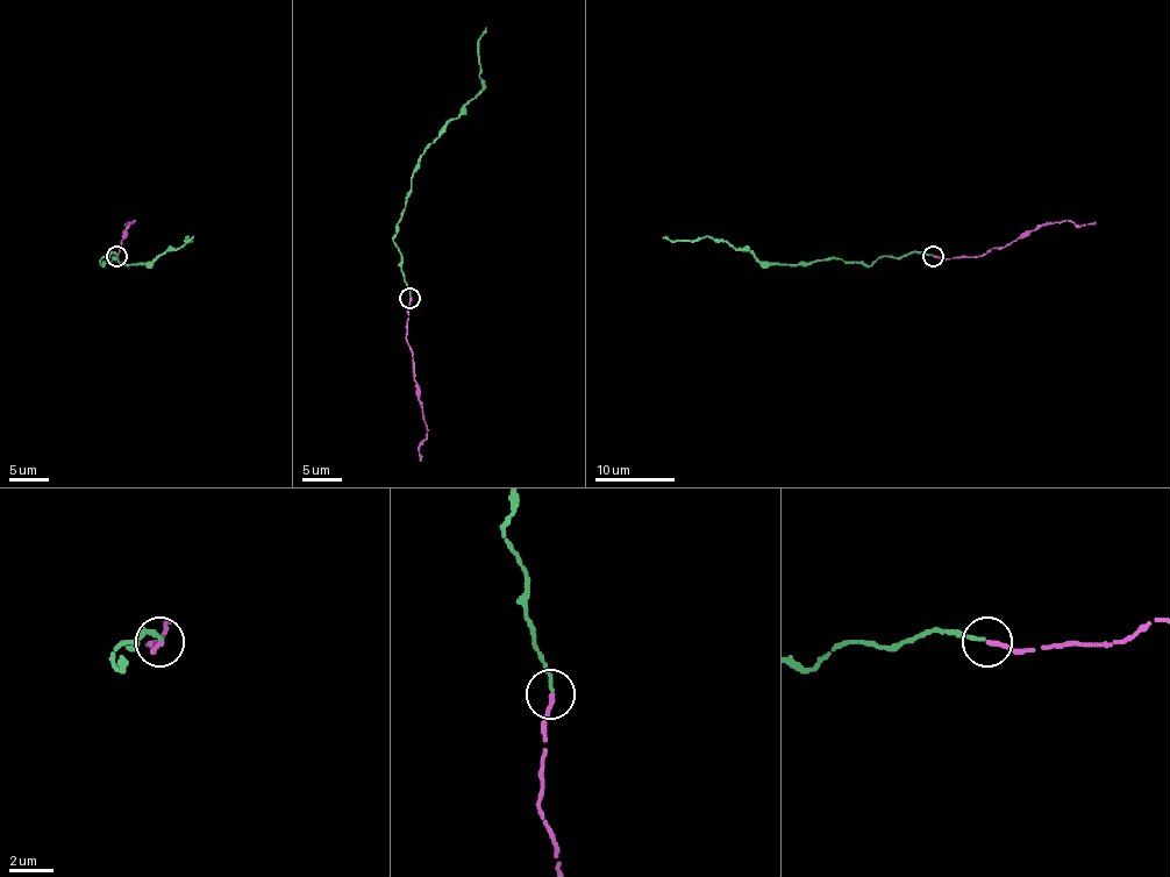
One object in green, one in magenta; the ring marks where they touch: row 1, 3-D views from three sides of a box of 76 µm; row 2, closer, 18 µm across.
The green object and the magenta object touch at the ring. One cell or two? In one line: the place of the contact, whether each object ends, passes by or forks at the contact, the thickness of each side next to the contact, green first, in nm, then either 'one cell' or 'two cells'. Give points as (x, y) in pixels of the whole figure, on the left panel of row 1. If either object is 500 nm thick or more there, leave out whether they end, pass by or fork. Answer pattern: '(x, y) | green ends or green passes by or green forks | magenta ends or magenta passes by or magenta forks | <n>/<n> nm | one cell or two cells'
(116, 256) | green ends | magenta ends | 150/220 nm | one cell

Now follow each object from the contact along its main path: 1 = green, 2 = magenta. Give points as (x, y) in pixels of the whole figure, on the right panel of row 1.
1: (932, 254), (882, 256), (864, 266), (840, 258), (763, 264), (749, 250), (712, 236), (662, 236)
2: (933, 256), (983, 256), (992, 248), (1003, 248), (1026, 236), (1042, 225), (1070, 220), (1078, 227), (1096, 222)

